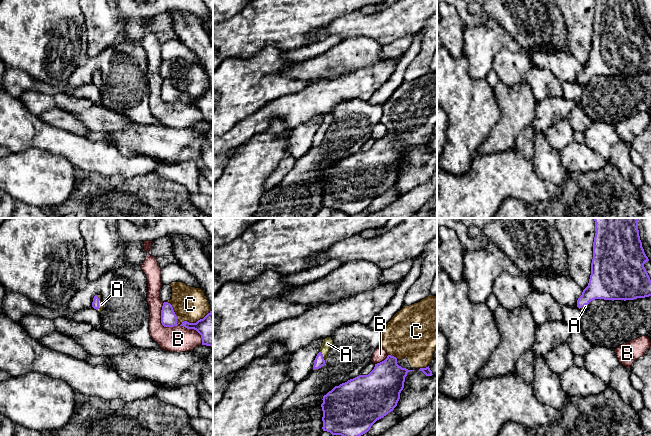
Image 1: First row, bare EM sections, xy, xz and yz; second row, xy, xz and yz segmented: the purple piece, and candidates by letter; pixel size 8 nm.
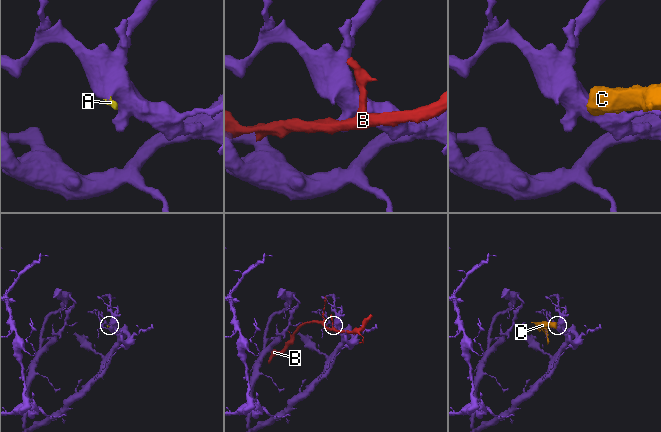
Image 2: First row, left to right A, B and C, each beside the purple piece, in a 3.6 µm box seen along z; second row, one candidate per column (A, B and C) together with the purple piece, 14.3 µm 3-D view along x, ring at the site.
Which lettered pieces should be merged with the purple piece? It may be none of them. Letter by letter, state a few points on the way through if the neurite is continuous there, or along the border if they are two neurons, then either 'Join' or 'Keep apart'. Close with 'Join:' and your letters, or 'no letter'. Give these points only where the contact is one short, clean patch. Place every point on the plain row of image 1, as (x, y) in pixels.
A: Path across: xy (95, 80), (98, 79), (101, 80). Join
B: Keep apart
C: Keep apart
Join: A

